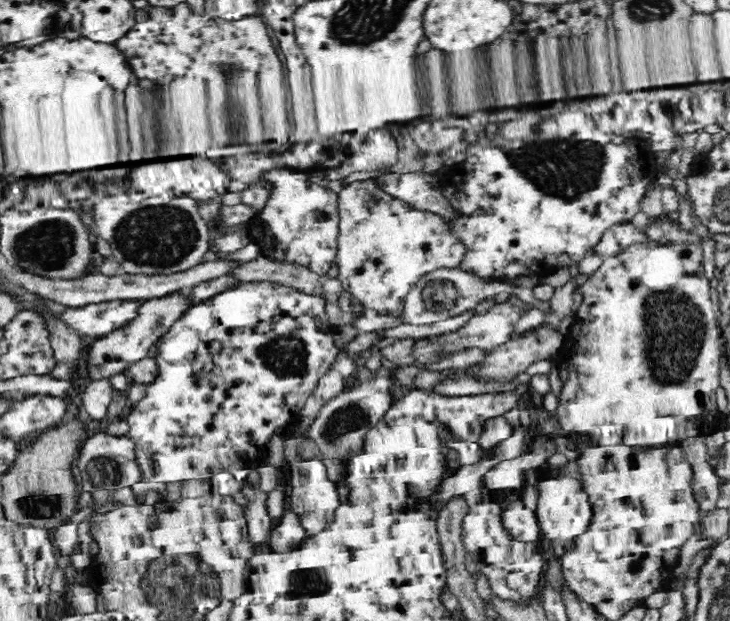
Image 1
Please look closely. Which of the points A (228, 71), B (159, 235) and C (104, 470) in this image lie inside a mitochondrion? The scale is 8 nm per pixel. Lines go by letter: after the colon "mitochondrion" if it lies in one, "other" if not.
A: mitochondrion
B: mitochondrion
C: mitochondrion

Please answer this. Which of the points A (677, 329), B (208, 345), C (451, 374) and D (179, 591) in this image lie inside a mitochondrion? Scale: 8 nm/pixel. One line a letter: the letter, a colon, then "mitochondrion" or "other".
A: mitochondrion
B: other
C: other
D: mitochondrion

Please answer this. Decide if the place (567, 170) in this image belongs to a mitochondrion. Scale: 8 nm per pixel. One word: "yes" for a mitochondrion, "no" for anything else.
yes

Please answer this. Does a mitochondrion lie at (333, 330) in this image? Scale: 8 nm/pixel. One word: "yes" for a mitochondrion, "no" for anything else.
no

